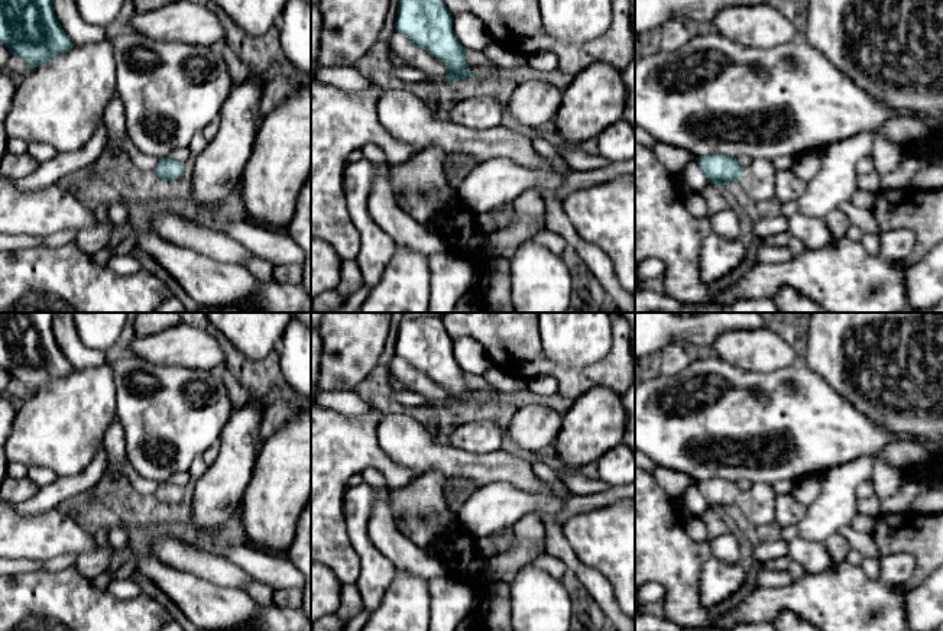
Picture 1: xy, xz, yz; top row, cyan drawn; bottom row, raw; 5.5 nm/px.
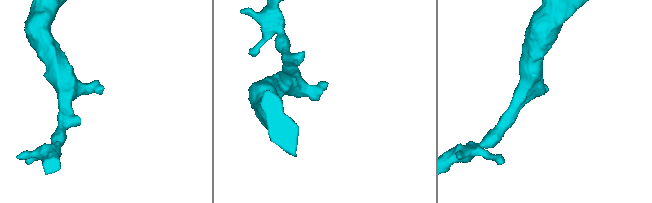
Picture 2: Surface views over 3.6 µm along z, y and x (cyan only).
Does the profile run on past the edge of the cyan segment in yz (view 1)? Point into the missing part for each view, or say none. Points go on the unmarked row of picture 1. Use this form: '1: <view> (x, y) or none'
1: yz (758, 502)

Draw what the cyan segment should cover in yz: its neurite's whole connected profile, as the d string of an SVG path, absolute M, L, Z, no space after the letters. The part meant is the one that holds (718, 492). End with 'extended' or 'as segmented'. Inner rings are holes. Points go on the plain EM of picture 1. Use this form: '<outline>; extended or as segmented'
M710 478L696 485L710 508L722 511L738 504L751 530L774 530L777 495L769 483L752 483L746 492L736 482L722 478Z; extended

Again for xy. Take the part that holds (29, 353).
M0 313L0 368L26 386L29 394L74 370L54 336L54 313Z; as segmented

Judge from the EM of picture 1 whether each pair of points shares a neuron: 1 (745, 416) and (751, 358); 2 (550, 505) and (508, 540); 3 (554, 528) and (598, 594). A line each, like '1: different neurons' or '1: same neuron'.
1: different neurons
2: different neurons
3: same neuron

